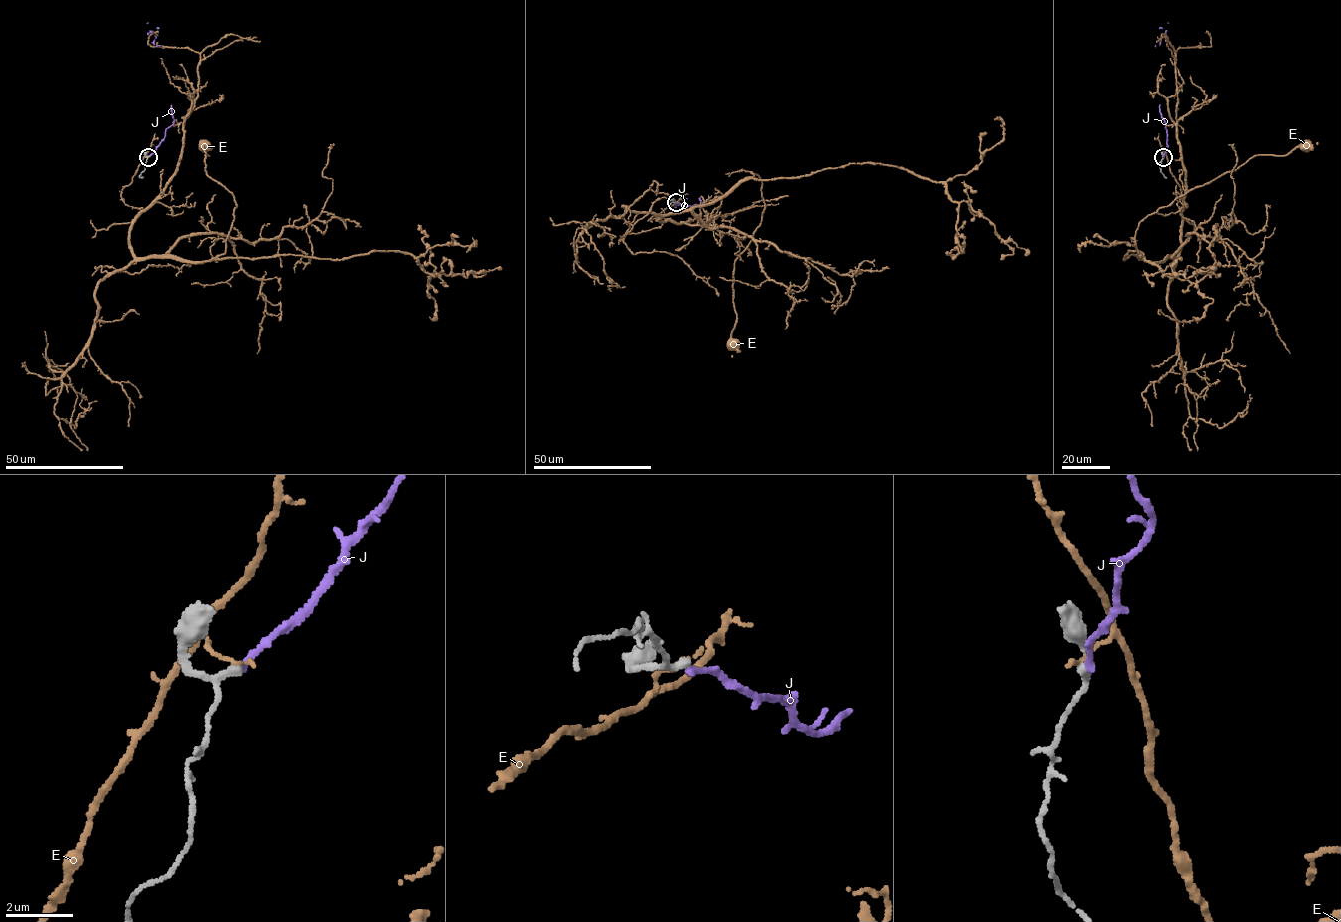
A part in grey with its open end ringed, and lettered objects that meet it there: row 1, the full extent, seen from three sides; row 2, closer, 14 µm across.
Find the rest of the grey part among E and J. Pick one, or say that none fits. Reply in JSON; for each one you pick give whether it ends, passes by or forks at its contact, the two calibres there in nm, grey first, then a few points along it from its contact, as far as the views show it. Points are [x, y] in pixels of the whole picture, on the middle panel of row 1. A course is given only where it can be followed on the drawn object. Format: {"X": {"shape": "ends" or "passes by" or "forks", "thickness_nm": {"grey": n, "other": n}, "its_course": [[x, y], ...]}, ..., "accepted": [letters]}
{"J": {"shape": "ends", "thickness_nm": {"grey": 190, "other": 170}, "its_course": [[676, 202], [685, 206], [702, 203], [699, 198], [676, 207]]}, "accepted": ["J"]}

